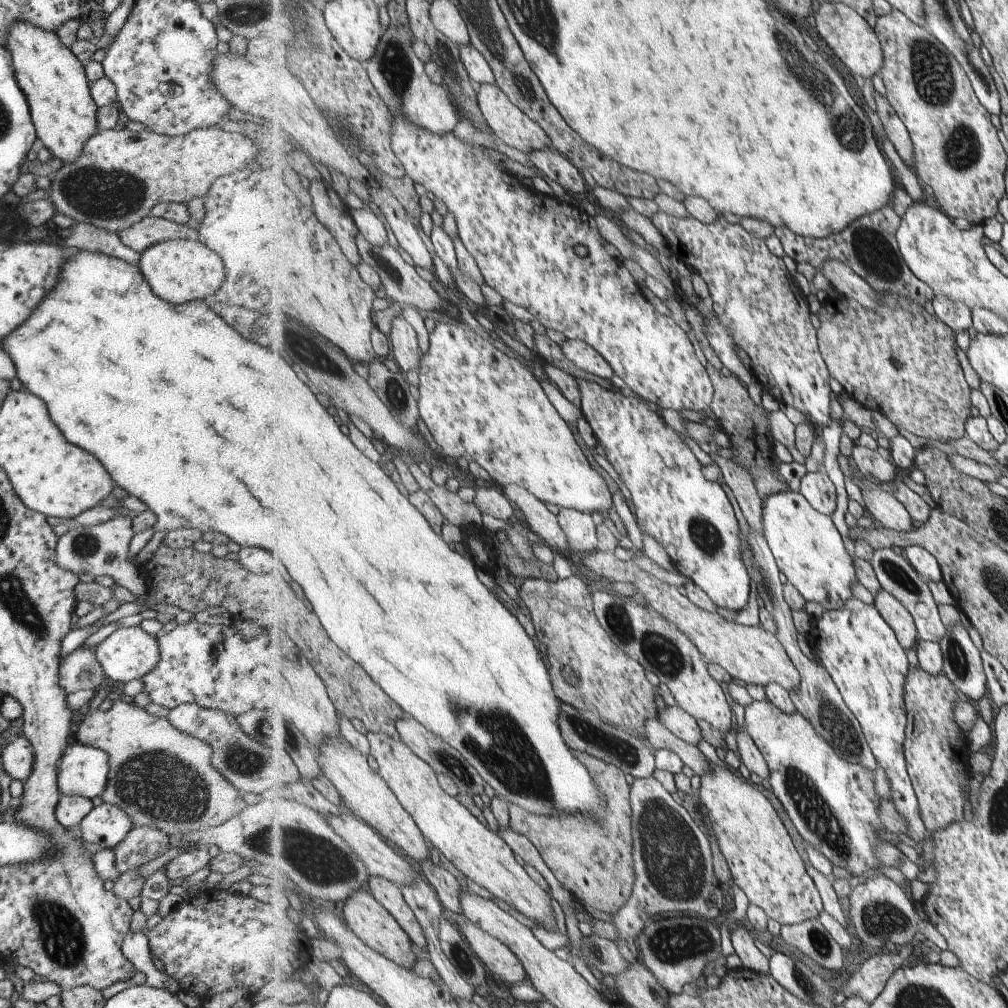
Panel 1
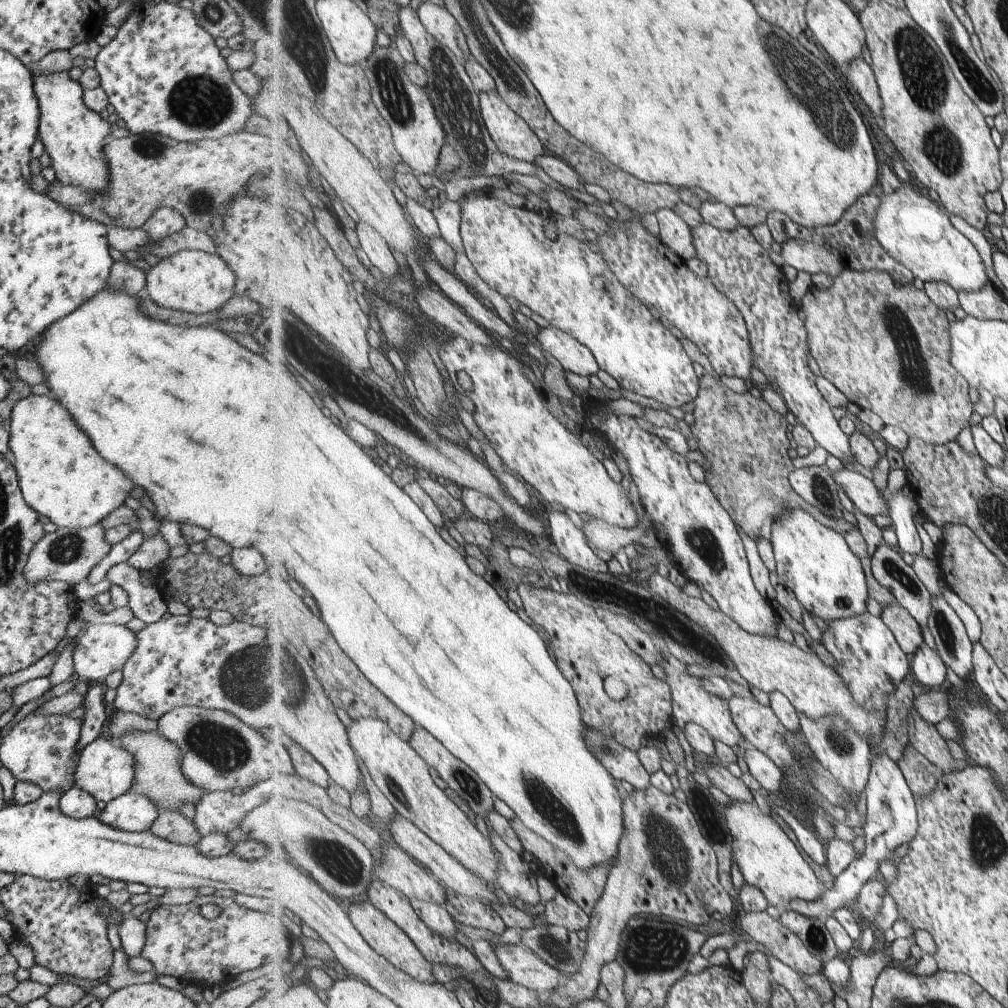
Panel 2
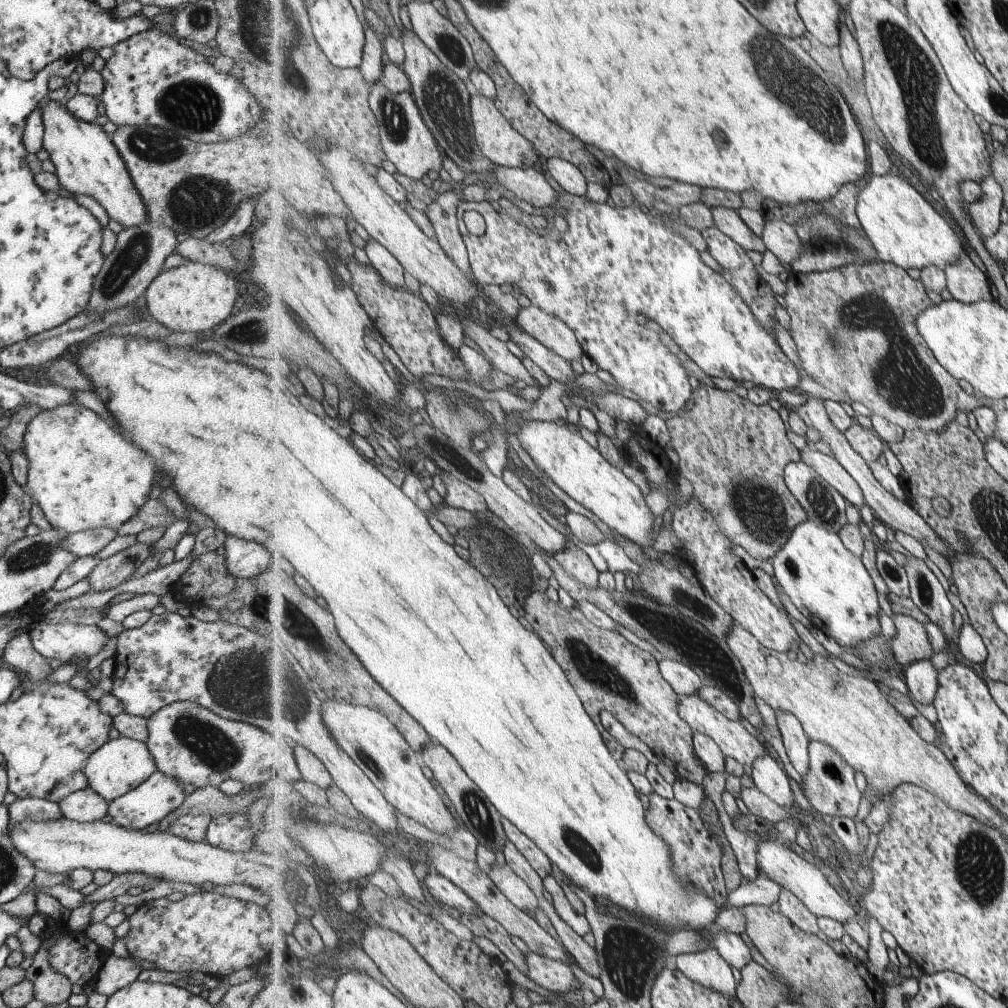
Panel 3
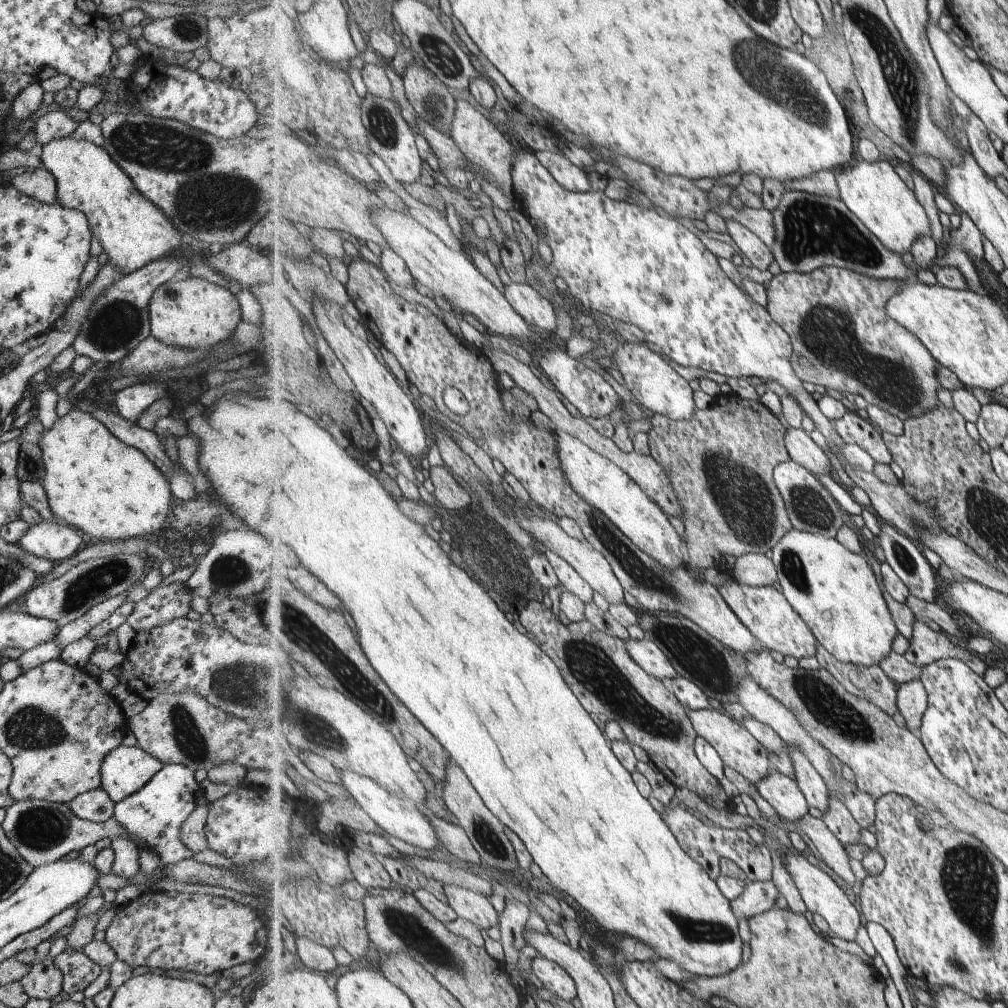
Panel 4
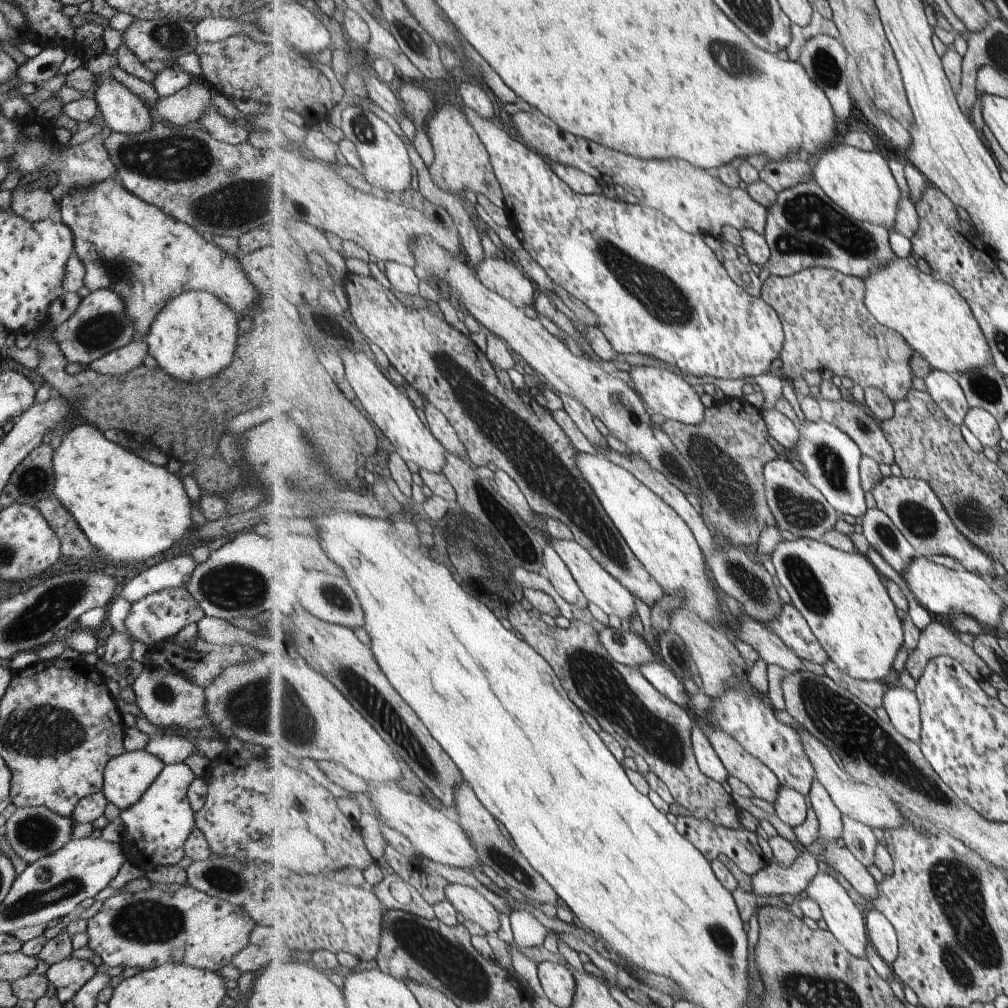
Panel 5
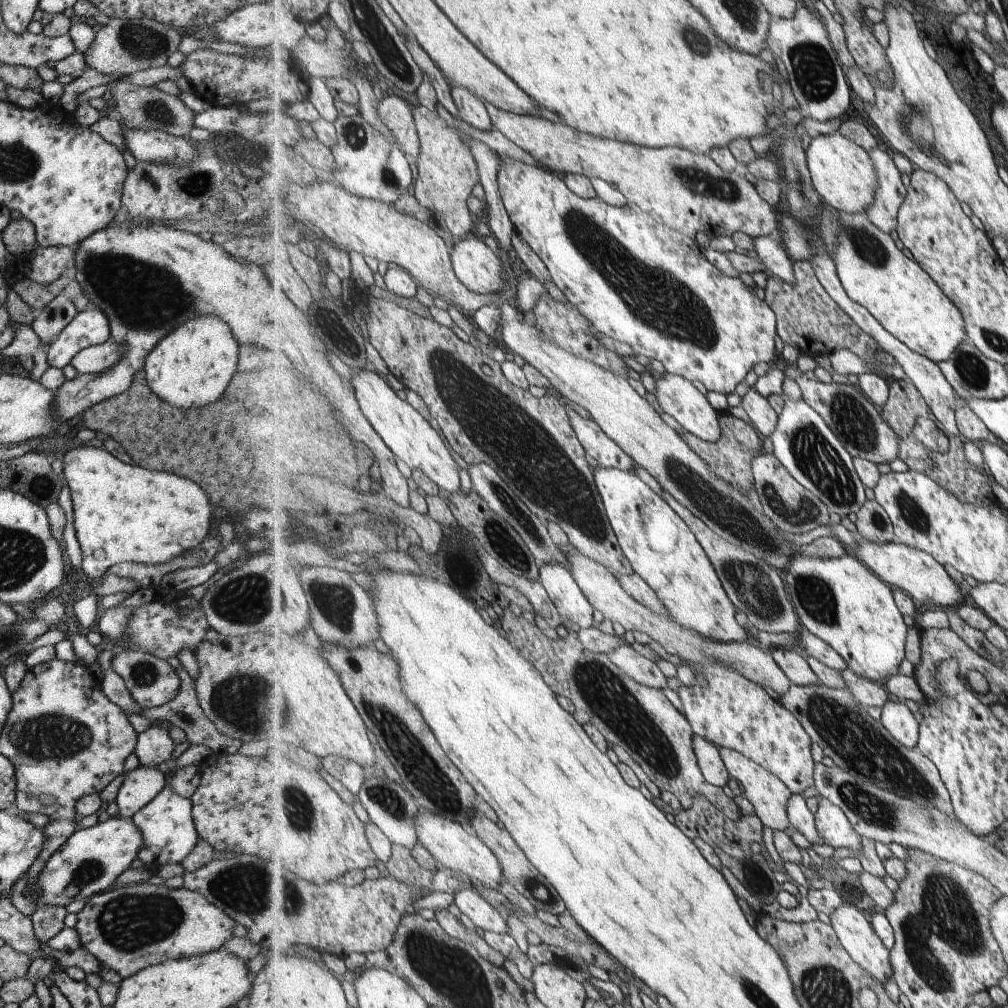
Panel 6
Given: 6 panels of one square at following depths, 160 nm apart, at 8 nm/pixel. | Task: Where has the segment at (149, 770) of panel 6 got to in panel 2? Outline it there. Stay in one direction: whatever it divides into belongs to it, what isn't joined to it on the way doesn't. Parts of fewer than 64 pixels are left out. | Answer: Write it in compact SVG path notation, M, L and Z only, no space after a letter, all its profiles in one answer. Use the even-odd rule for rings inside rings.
M101 735L85 745L78 754L72 772L72 784L89 793L96 801L103 800L106 803L130 789L132 776L131 755L119 745L111 743L106 735Z

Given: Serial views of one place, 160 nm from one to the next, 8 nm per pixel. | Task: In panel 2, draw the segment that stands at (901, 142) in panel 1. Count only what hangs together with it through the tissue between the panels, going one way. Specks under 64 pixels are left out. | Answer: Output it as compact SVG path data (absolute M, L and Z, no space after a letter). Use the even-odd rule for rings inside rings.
M862 58L857 59L849 64L846 74L848 80L876 119L879 122L883 121L883 97L881 96L880 86L878 85L873 67L869 66Z

